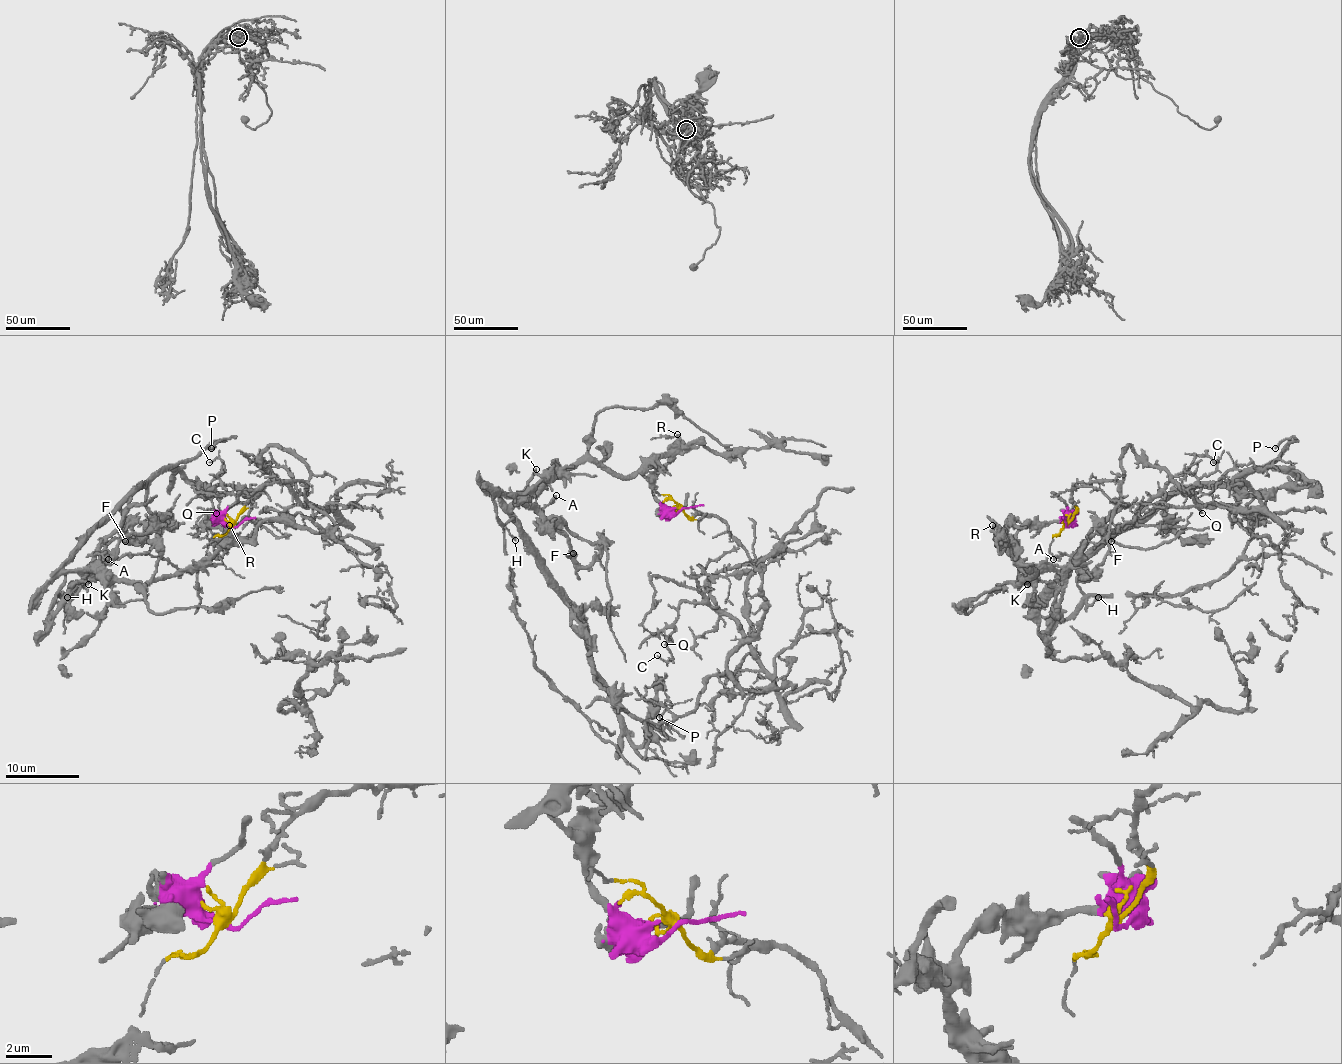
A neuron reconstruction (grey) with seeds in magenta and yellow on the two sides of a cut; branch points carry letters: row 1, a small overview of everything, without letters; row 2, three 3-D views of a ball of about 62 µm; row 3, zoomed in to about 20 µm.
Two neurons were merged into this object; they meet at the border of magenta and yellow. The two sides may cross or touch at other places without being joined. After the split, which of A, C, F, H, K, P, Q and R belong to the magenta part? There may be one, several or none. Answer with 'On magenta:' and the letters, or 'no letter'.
On magenta: A, F, H, K, P, R

